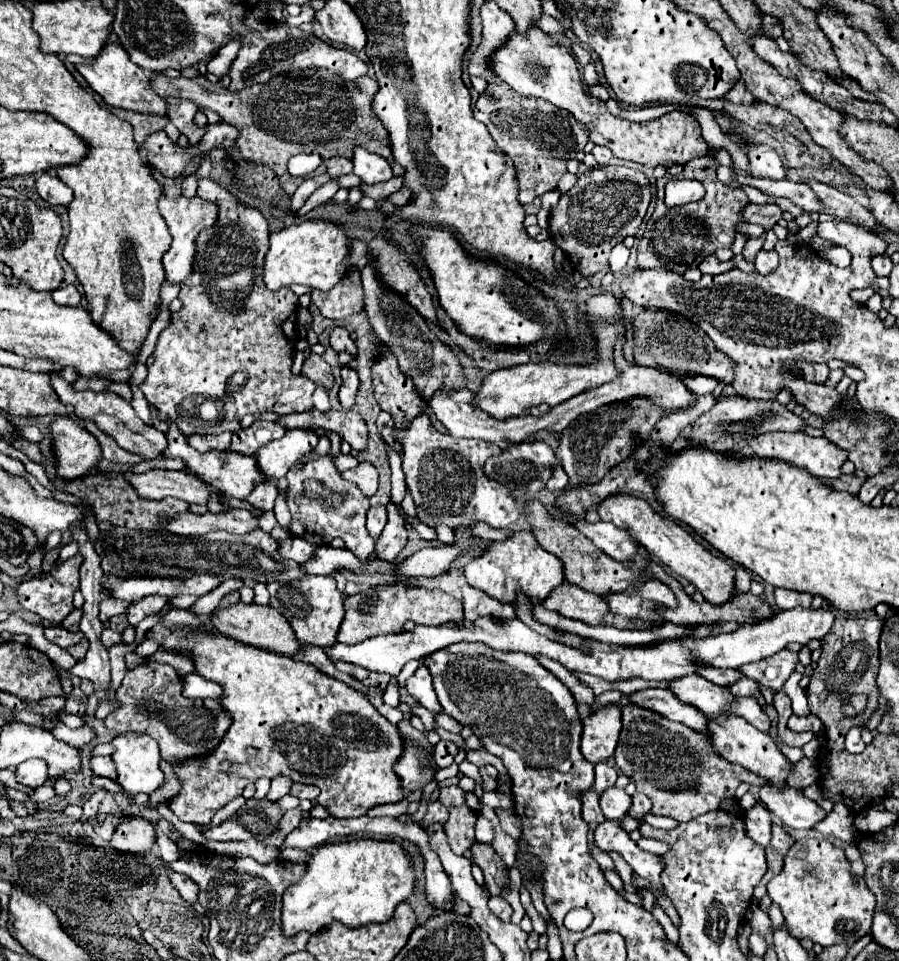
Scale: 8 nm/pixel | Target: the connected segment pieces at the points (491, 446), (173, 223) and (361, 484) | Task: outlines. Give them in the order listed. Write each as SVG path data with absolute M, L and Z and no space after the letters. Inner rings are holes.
M420 414L412 420L412 426L408 428L392 427L392 434L396 442L402 446L402 470L406 474L406 484L412 494L412 500L416 504L418 518L428 526L450 526L450 528L470 528L478 522L486 522L494 528L510 528L520 518L520 506L510 496L510 490L502 486L500 482L488 478L484 474L484 462L490 456L500 456L502 450L494 442L482 442L472 438L452 438L450 434L442 434L434 430L432 420L428 414Z
M162 194L160 200L158 200L158 206L160 206L160 212L166 218L170 234L172 234L172 244L166 250L164 258L162 258L166 280L180 286L194 272L194 258L196 258L198 236L200 236L202 230L206 230L206 228L210 228L210 226L216 224L216 220L218 220L218 204L210 202L210 200L204 200L200 196L188 198L184 194L180 194L176 198L168 198L168 196Z
M362 462L362 464L358 464L356 468L346 470L342 476L344 476L346 480L354 482L354 484L362 490L364 496L374 496L376 490L378 490L378 470L376 470L376 466L370 464L370 462Z

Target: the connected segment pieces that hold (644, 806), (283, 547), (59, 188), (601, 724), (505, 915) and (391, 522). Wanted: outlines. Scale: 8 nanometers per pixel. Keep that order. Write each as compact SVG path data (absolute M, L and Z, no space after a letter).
M636 792L636 794L632 796L630 816L642 822L642 816L644 816L646 812L650 812L650 798L646 798L646 794L642 794L642 792Z
M286 538L282 544L280 544L280 556L282 558L288 558L288 560L294 560L294 562L306 562L306 558L310 558L310 554L314 552L316 548L312 548L306 540L302 538Z
M44 172L42 176L36 178L36 190L50 204L64 204L66 206L74 198L74 192L70 190L70 186L66 186L56 176L50 176L48 172Z
M616 704L602 706L594 710L588 718L584 718L582 724L584 732L582 732L580 750L584 758L592 764L612 758L622 730L620 708Z
M491 896L488 901L488 907L502 922L510 922L512 908L510 908L510 904L506 900L502 900L501 896Z
M388 502L388 522L376 540L376 556L384 560L396 560L400 550L406 546L408 530L406 520L400 516L400 506L394 502Z

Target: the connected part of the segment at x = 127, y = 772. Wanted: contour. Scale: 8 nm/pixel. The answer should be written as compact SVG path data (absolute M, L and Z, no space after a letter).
M122 732L110 742L114 746L112 760L118 772L118 784L128 794L150 794L162 786L164 774L160 770L160 750L148 734Z

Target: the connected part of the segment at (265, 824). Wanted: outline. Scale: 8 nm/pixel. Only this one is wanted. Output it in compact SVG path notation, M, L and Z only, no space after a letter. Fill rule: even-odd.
M250 798L248 806L240 808L232 818L224 820L218 826L202 830L206 840L262 840L270 830L276 830L282 818L282 810L270 800Z

